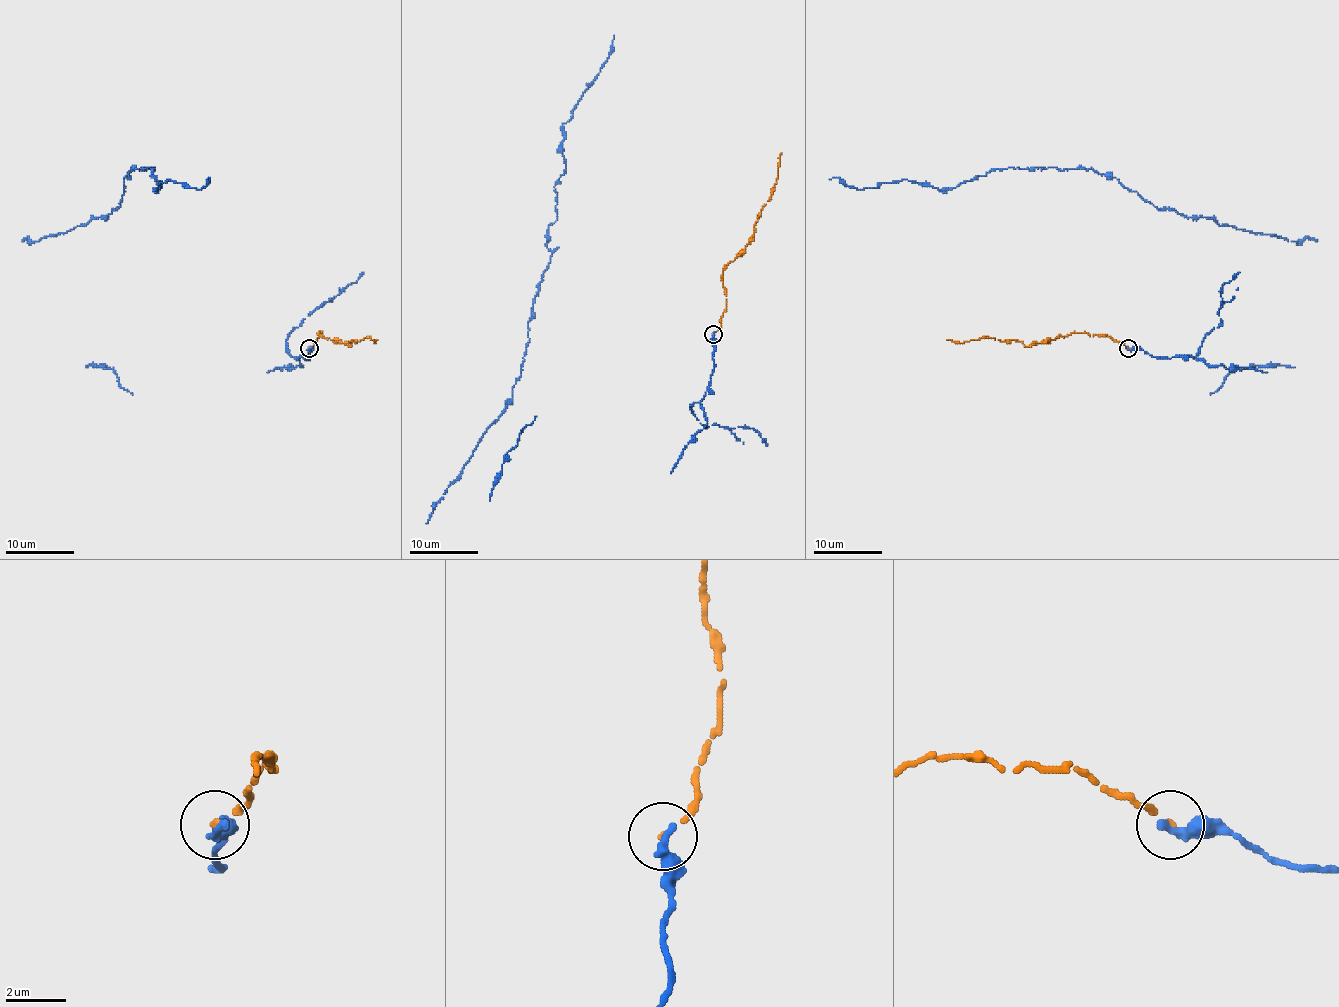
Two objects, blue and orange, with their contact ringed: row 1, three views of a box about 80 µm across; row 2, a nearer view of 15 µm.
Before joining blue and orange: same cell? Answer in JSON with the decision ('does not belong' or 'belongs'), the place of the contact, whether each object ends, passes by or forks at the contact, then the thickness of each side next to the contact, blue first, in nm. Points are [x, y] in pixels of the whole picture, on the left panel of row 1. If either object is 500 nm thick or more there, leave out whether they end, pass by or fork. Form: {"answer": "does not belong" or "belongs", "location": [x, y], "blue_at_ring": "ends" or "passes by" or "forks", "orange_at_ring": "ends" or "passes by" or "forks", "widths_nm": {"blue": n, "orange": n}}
{"answer": "belongs", "location": [309, 348], "blue_at_ring": "ends", "orange_at_ring": "ends", "widths_nm": {"blue": 380, "orange": 170}}

